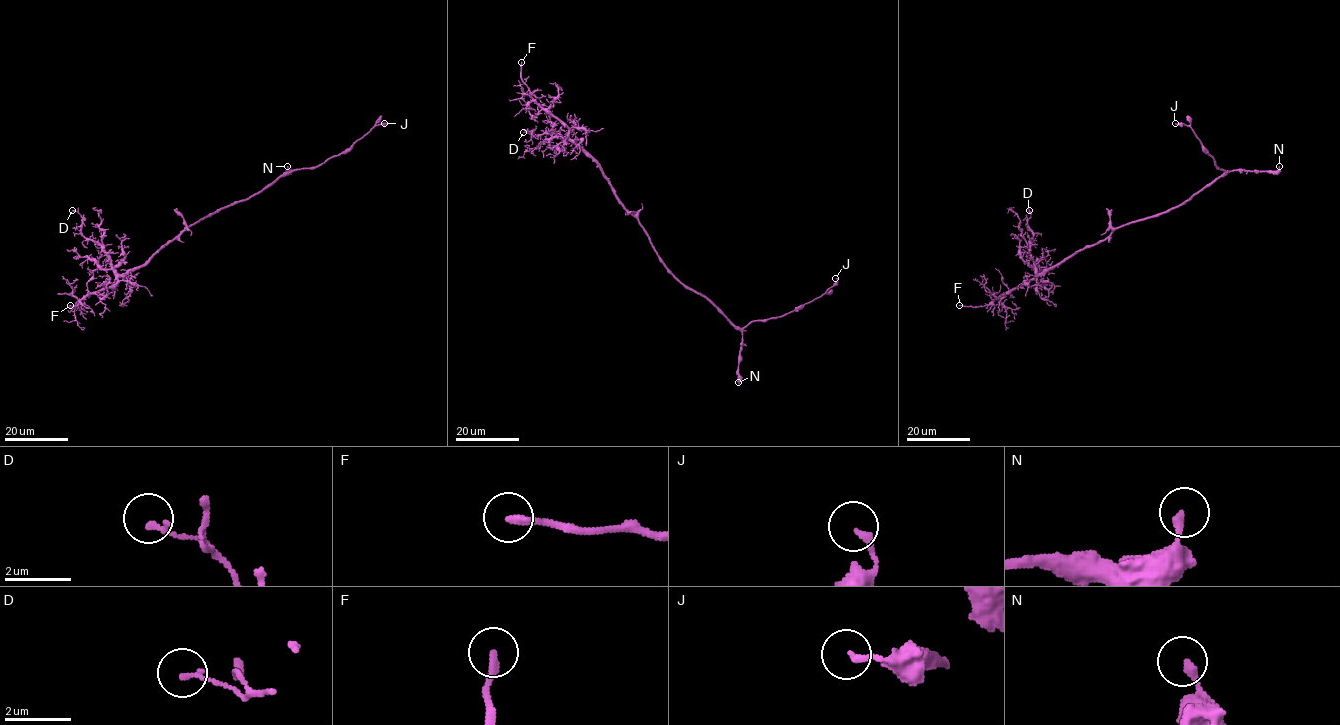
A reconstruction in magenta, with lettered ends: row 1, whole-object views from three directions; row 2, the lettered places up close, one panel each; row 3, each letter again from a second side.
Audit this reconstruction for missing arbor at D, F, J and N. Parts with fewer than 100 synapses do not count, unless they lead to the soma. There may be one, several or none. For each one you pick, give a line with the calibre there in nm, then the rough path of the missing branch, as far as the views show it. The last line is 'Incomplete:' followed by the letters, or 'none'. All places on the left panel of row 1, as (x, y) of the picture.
F: calibre 240 nm
Incomplete: F

